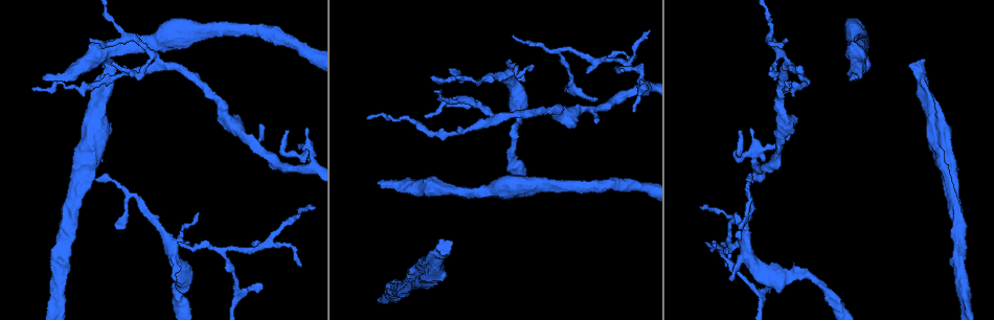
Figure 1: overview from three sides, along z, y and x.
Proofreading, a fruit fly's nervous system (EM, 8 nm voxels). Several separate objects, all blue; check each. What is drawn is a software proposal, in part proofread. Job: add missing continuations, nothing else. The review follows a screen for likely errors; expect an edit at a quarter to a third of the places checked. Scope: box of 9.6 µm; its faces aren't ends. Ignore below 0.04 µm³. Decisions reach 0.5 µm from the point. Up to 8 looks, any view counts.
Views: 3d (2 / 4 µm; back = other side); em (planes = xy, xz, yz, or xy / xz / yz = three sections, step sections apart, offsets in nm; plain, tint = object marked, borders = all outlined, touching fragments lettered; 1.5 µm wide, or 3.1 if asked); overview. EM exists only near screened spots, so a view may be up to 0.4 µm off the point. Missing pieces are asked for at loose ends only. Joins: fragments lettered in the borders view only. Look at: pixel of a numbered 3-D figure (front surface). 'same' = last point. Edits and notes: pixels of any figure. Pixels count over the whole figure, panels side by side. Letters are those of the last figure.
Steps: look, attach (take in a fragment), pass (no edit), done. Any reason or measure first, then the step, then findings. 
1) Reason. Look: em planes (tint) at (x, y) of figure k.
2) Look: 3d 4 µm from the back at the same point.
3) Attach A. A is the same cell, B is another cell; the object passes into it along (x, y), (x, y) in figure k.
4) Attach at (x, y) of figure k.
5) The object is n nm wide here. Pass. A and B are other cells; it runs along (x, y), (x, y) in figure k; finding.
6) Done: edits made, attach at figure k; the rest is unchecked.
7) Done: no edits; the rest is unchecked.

An open end. Look: 3d 4 µm at (299, 264) of figure 1.

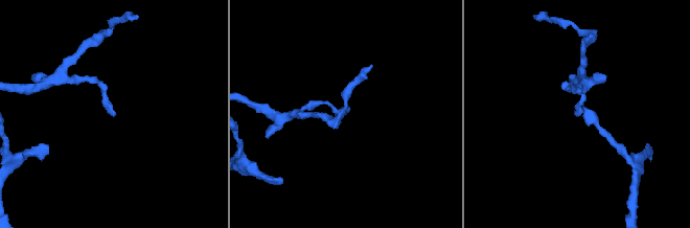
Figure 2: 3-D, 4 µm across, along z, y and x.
Look: em xz step 8 (tint) at (575, 114) of figure 2.

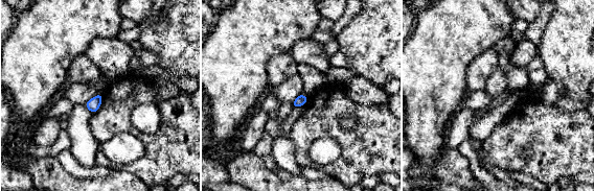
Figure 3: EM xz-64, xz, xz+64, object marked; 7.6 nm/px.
Look: em planes (borders) at the same point.

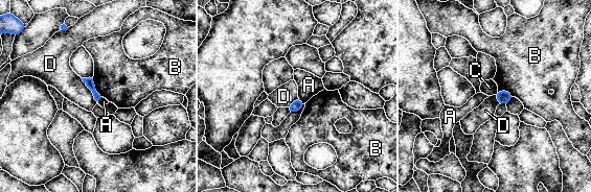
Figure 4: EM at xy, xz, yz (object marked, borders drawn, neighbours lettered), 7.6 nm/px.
The object is 70 nm wide here. Pass. A, B, C and D are other cells; a border runs along (81, 78), (91, 91), (96, 103) in figure 4; none of them fits.

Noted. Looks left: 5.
Branch stops here. Look: em planes (plain) at (300, 149) of figure 1.

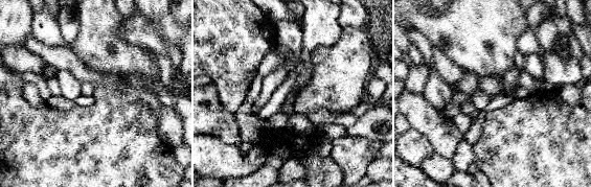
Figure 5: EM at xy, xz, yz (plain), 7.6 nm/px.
Look: em planes (tint) at the same point.

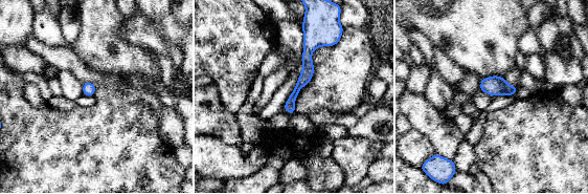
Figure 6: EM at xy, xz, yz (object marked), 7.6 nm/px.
See the neighbours. Look: em planes (borders) at the same point.

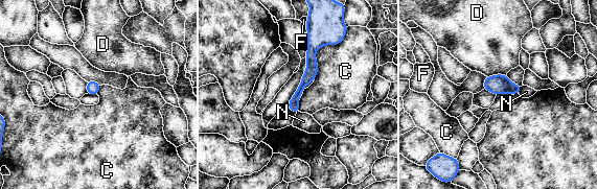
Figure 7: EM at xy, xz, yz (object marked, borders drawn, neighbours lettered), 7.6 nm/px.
Pass. C, D, F and N are other cells; it runs along (310, 30), (311, 73), (294, 109) in figure 7; none of them fits.

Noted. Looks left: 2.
Free end. Look: 3d 4 µm at (175, 278) of figure 1.

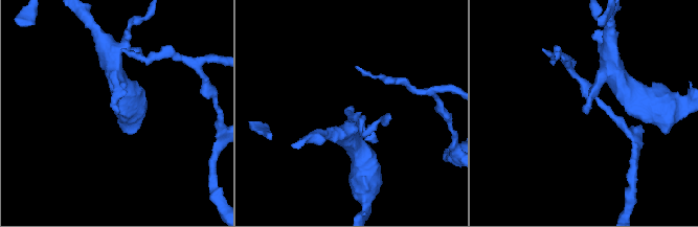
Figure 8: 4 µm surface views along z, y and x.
Look: em yz step 8 (borders) at (588, 112) of figure 8.

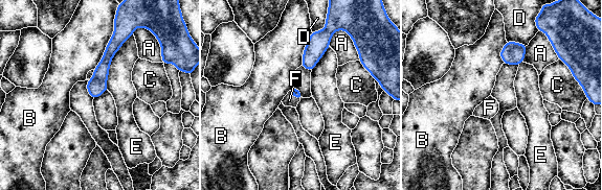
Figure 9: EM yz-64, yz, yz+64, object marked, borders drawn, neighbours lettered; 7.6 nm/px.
Attach F. F is the same cell, A, B, C, D and E are other cells; the object passes into it along (293, 91), (294, 96), (289, 100) in figure 9; it goes on there.

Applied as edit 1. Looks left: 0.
Done: edits made, attach at figure 9; the rest is unchecked.

